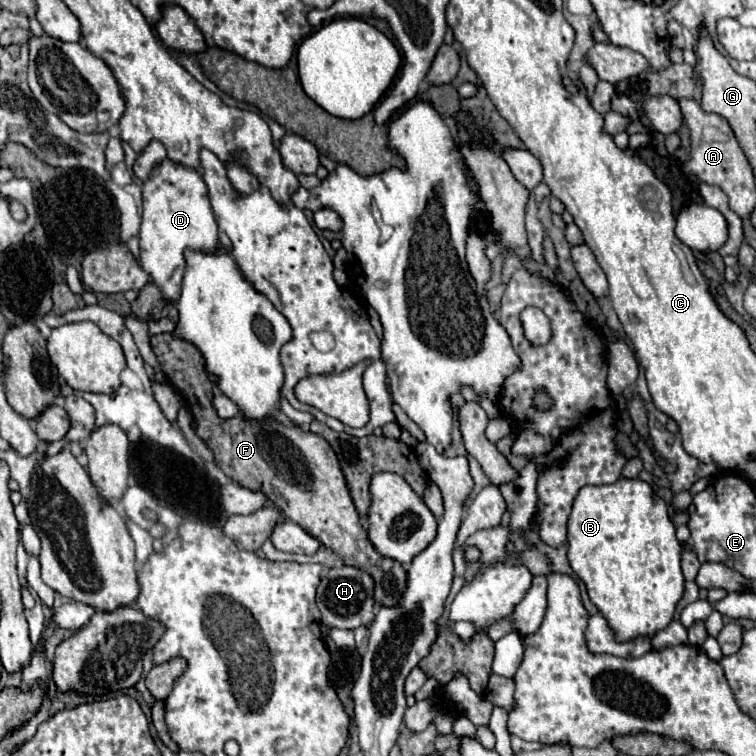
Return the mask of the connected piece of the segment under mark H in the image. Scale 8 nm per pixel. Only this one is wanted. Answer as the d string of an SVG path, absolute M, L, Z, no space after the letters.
M336 566L320 580L316 606L328 628L354 630L358 626L368 626L374 620L374 578L356 566Z

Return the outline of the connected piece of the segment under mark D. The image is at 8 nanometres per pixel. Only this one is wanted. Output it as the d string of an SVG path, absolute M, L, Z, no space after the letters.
M164 158L158 162L150 178L142 184L142 224L140 224L140 262L142 268L152 276L164 298L176 300L180 292L180 282L182 282L182 272L184 272L184 248L194 248L194 250L204 250L210 252L220 244L218 238L218 224L214 218L214 212L210 208L208 200L208 190L202 180L202 174L198 170L192 170L180 162L174 162L170 158Z

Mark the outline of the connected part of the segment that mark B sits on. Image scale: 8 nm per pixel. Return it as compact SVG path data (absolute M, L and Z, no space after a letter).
M620 478L614 484L584 486L576 494L568 518L568 560L618 640L630 640L638 634L654 636L654 632L670 624L674 608L684 592L680 552L682 544L676 538L676 526L668 516L666 502L648 482Z

